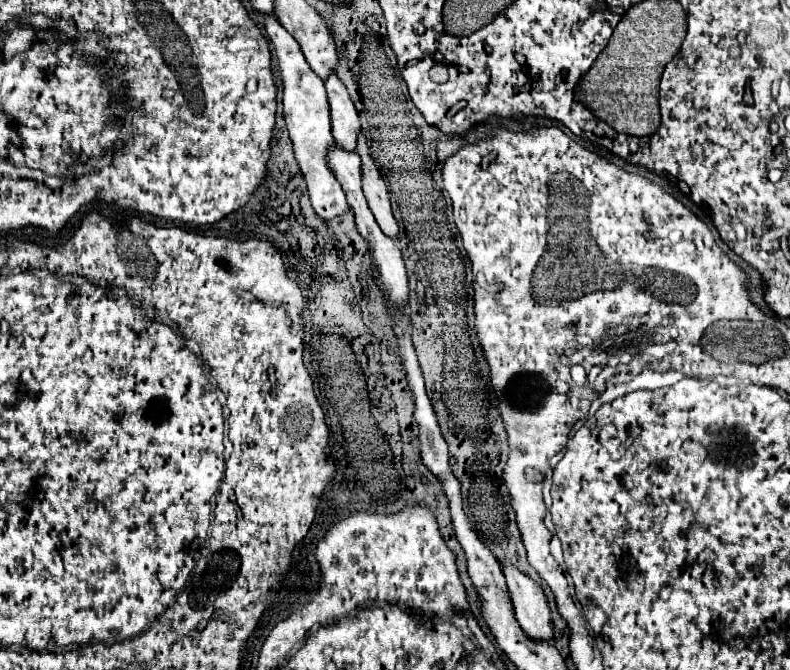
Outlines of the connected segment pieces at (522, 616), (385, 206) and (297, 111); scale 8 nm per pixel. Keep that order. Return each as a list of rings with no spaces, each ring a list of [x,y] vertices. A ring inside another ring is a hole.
[[[505,566],[503,574],[507,578],[507,590],[511,594],[515,616],[523,632],[533,642],[547,642],[553,646],[555,644],[553,620],[541,586],[513,566]]]
[[[359,132],[359,136],[357,136],[357,148],[355,150],[361,156],[361,170],[363,170],[361,182],[363,182],[363,192],[365,192],[365,198],[369,202],[369,208],[373,210],[373,216],[375,216],[377,224],[381,226],[381,230],[387,236],[395,238],[399,228],[397,228],[397,222],[395,222],[393,212],[391,212],[387,184],[383,182],[383,176],[381,176],[375,160],[369,154],[369,144],[367,144],[363,132]]]
[[[261,14],[261,18],[263,18],[263,30],[269,36],[271,44],[275,46],[277,72],[279,72],[279,78],[283,84],[283,110],[285,110],[283,114],[285,114],[291,142],[293,142],[295,158],[297,158],[299,168],[307,180],[311,206],[325,222],[329,222],[331,218],[347,212],[349,204],[345,200],[345,192],[343,192],[341,184],[337,184],[333,172],[329,172],[329,168],[325,164],[325,152],[329,148],[329,142],[333,142],[325,86],[323,86],[323,80],[309,68],[297,40],[285,28],[281,28],[281,24],[271,14]]]

